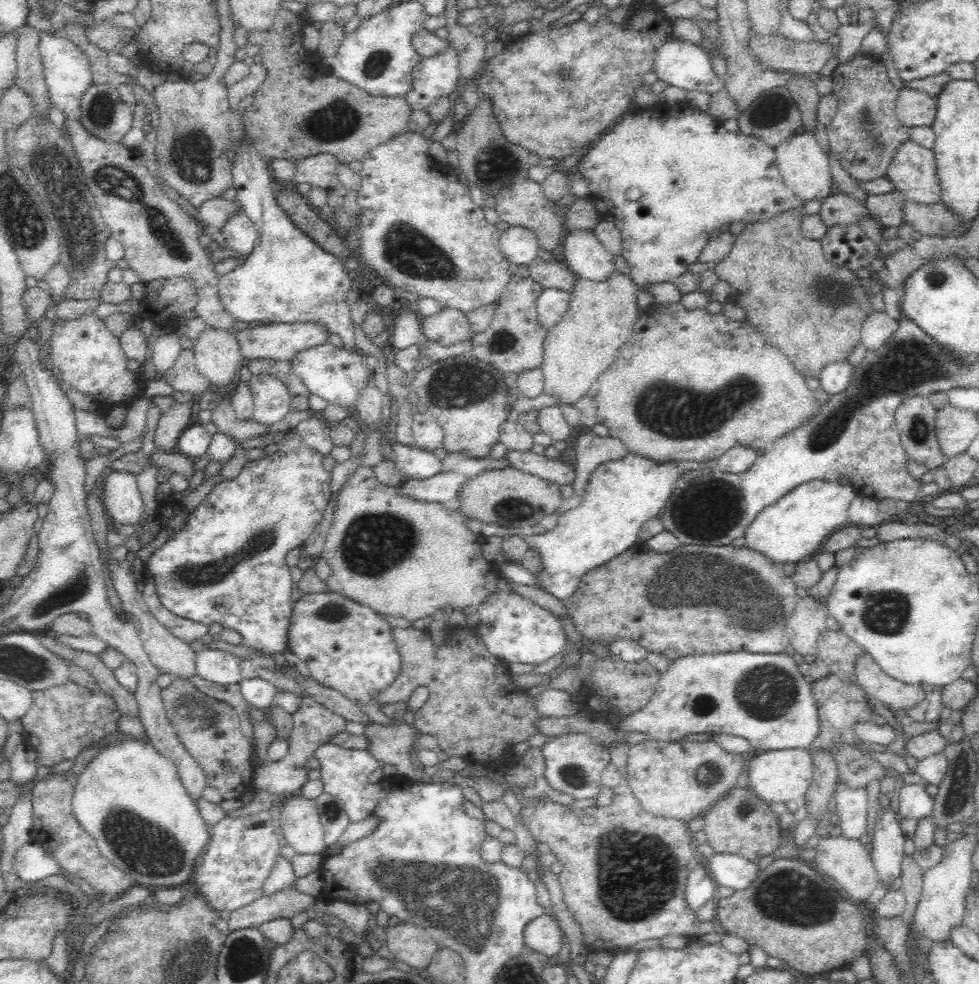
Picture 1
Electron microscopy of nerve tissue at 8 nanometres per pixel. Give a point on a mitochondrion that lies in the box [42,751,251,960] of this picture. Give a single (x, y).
(148, 849)

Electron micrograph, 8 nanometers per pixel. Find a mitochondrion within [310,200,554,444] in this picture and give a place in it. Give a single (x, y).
(410, 253)

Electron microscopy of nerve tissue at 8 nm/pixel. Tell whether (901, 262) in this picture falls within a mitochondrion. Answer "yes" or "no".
no

